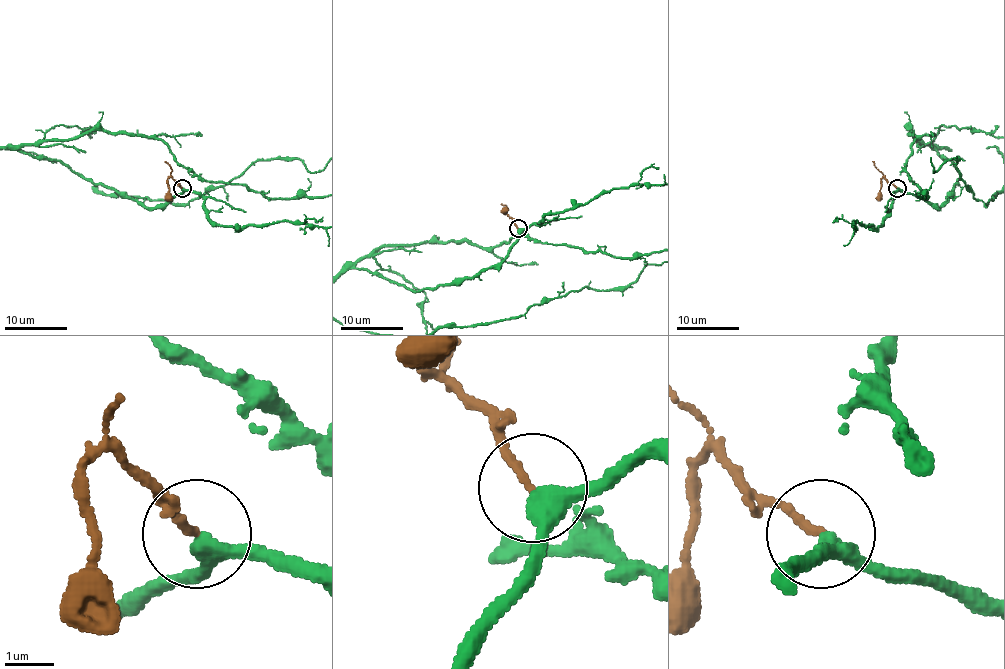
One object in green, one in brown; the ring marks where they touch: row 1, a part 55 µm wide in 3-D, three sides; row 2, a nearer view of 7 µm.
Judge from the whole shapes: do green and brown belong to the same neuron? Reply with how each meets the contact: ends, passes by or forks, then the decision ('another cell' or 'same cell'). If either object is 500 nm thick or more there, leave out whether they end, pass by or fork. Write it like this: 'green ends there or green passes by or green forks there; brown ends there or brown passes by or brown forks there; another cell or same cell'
green passes by; brown ends there; same cell

